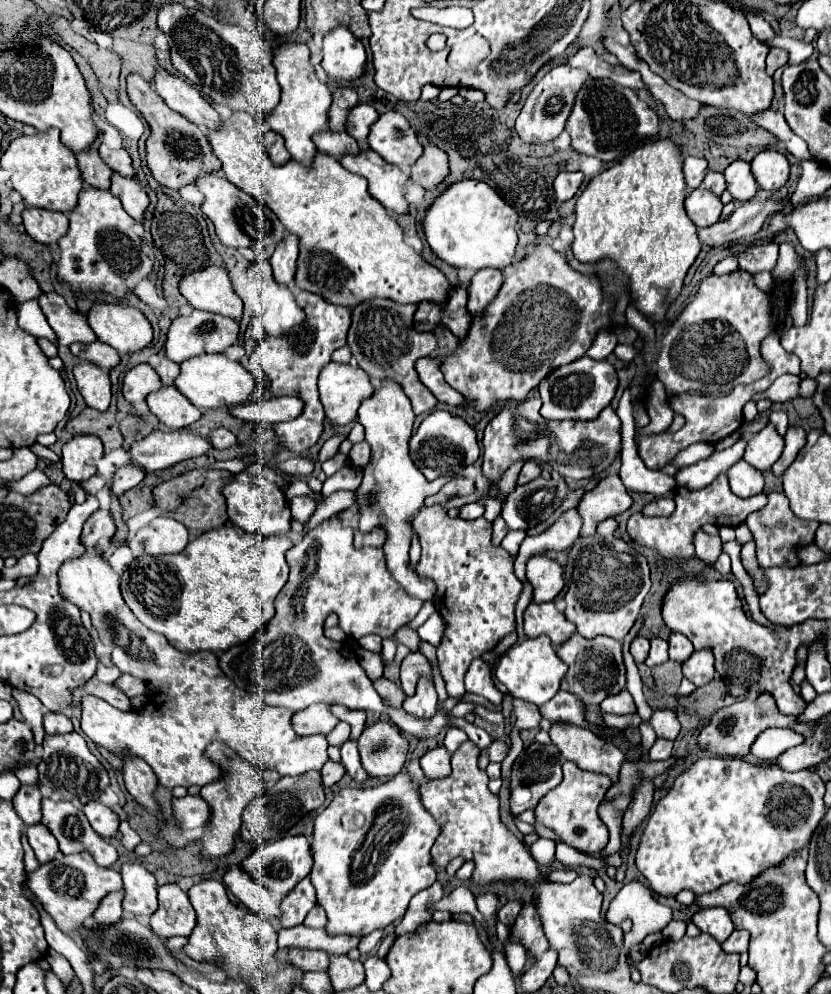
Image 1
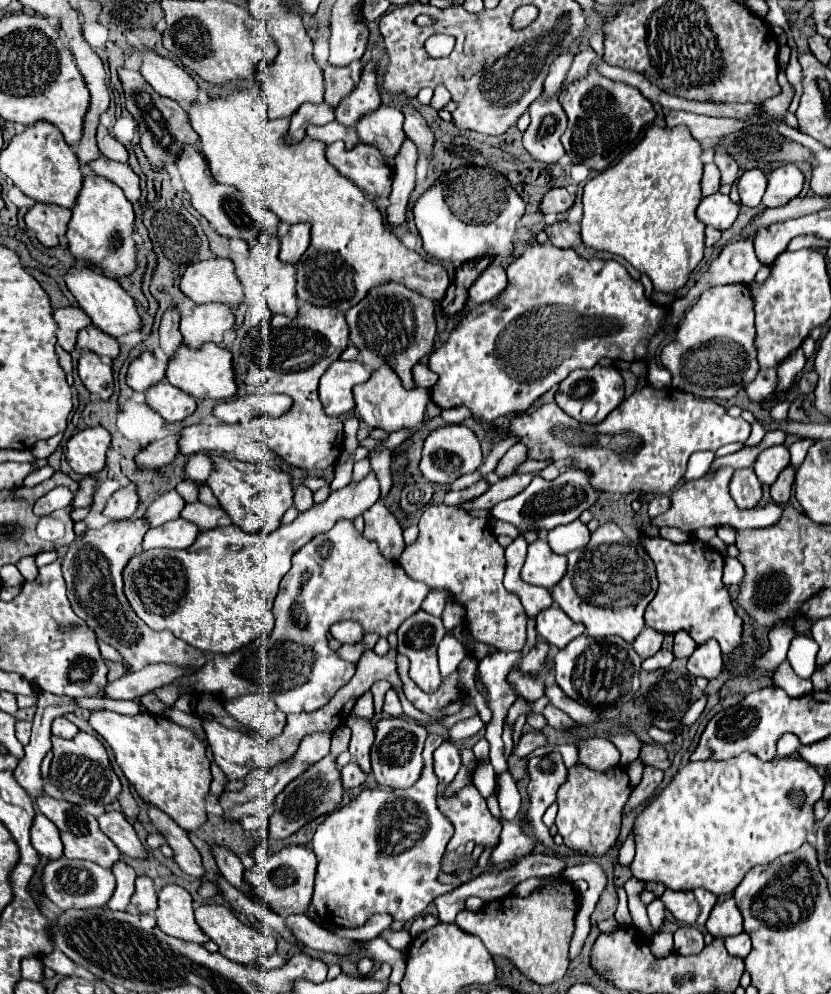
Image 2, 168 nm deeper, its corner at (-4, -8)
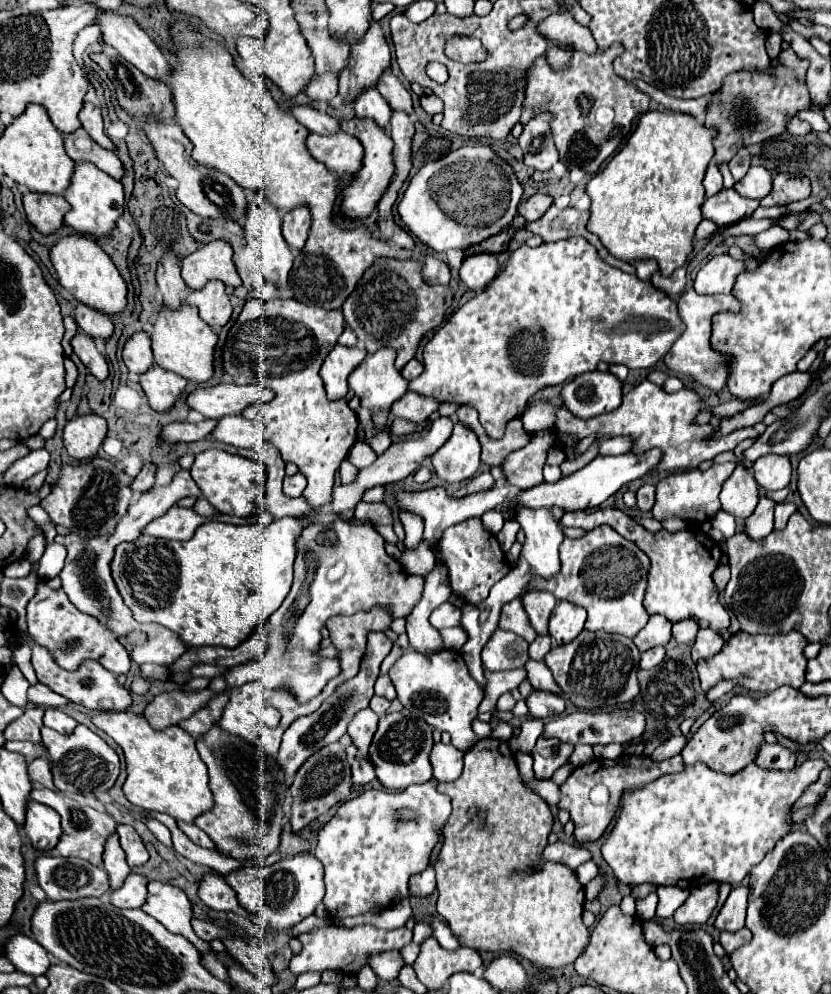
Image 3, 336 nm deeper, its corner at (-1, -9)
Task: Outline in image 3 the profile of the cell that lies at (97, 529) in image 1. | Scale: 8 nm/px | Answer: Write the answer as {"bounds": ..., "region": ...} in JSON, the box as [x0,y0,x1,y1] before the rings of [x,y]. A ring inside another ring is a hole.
{"bounds":[131,465,155,493],"region":[[[143,465],[143,469],[139,471],[139,475],[133,479],[131,489],[135,493],[145,493],[145,491],[151,489],[153,481],[155,481],[155,465]]]}

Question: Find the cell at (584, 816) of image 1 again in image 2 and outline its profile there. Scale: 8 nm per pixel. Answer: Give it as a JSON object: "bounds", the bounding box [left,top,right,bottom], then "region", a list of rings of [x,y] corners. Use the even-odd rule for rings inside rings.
{"bounds":[556,764,632,856],"region":[[[576,764],[568,770],[568,780],[558,790],[558,816],[556,826],[564,838],[564,844],[580,854],[602,856],[606,854],[620,834],[622,810],[632,794],[630,778],[626,770],[616,764],[606,772],[596,772],[584,764]]]}

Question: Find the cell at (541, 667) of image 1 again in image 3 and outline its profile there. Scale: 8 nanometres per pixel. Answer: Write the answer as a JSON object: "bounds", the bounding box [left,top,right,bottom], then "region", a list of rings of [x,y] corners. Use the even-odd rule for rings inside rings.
{"bounds":[529,635,553,661],"region":[[[549,635],[537,637],[537,639],[529,645],[529,657],[531,657],[533,661],[541,661],[541,659],[545,657],[545,653],[551,649],[551,645],[553,645],[553,639],[551,639]]]}

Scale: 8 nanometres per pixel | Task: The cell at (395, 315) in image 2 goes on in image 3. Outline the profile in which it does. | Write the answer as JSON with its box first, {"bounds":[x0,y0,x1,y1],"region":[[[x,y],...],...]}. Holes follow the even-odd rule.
{"bounds":[343,259,447,371],"region":[[[377,259],[357,283],[357,289],[343,303],[343,315],[347,325],[357,335],[367,353],[375,353],[381,347],[397,351],[395,365],[401,371],[419,349],[423,335],[435,329],[447,311],[447,287],[431,287],[421,277],[421,265],[417,261]]]}

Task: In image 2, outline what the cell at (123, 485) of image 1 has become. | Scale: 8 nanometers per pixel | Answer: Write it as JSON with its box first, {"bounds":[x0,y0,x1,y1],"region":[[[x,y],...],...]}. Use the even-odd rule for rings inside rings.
{"bounds":[136,434,180,468],"region":[[[172,434],[162,440],[150,442],[146,448],[140,450],[140,454],[136,456],[136,462],[146,468],[162,468],[170,464],[178,454],[178,440],[180,440],[180,434]]]}

